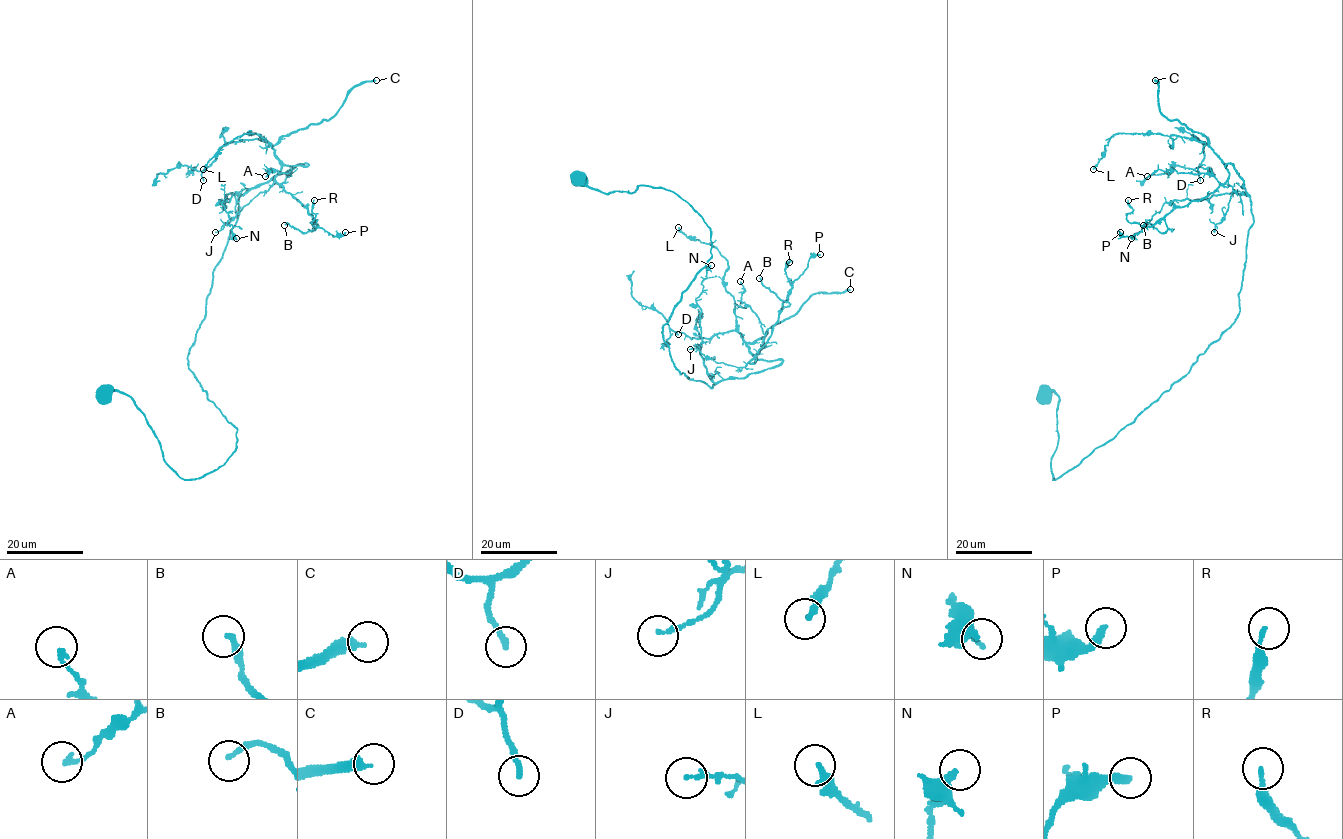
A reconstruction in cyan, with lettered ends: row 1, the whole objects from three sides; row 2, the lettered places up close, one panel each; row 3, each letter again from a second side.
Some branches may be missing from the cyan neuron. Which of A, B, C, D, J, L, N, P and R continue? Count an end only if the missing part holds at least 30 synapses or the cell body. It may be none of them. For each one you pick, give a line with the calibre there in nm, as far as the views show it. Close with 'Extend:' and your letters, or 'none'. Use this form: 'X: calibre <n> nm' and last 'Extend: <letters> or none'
C: calibre 320 nm
Extend: C

